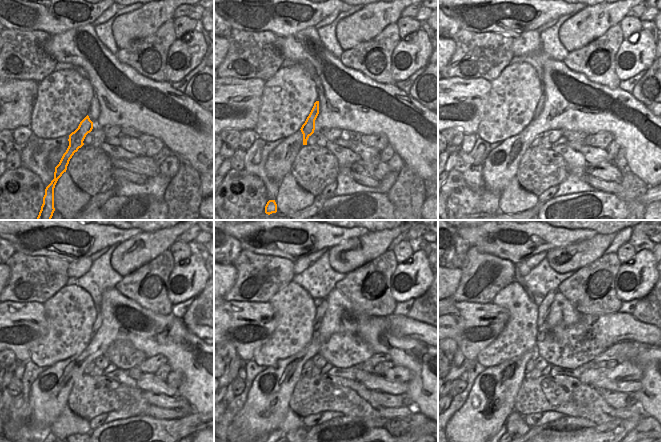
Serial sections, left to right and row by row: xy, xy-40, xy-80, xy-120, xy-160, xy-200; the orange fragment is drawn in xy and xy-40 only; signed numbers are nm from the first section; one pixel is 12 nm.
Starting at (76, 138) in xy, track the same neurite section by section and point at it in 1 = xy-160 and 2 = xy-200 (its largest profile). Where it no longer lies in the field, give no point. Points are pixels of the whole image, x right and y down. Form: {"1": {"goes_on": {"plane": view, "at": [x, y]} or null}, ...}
{"1": {"goes_on": {"plane": "xy-160", "at": [322, 305]}}, "2": {"goes_on": {"plane": "xy-200", "at": [544, 308]}}}

